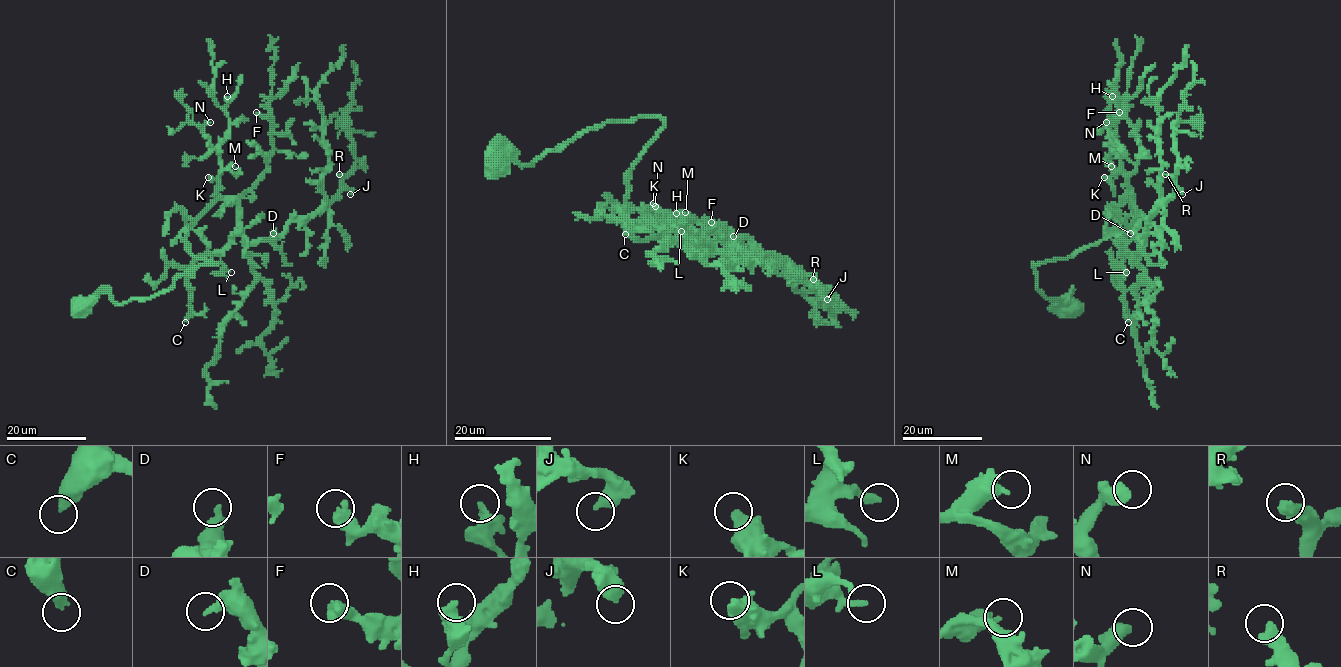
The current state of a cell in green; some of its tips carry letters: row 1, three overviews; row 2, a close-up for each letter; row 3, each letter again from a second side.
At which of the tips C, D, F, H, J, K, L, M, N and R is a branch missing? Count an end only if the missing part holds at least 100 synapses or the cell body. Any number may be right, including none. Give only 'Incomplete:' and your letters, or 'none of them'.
Incomplete: C

